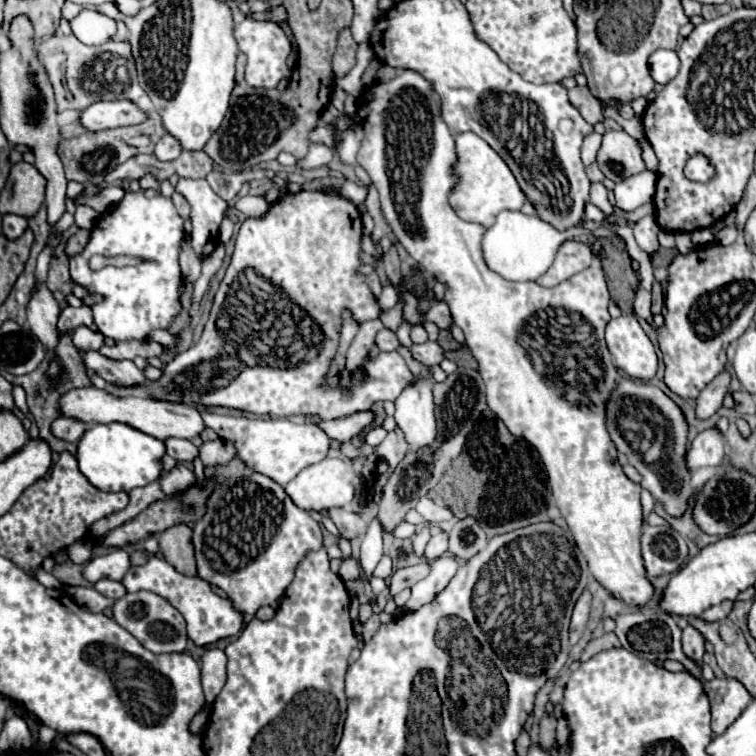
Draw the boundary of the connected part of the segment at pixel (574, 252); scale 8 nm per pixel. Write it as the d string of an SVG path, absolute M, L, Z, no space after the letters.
M565 241L559 247L559 253L557 253L553 265L547 269L545 275L541 275L537 279L537 283L543 287L555 287L561 281L573 277L575 273L587 269L591 265L591 261L593 261L593 253L587 243Z

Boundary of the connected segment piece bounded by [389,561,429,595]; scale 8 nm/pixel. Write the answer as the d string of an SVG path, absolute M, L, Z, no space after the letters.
M421 561L419 565L413 565L413 567L403 567L403 569L397 569L391 577L391 595L397 595L401 589L405 587L413 587L417 581L425 579L429 575L429 563L427 561Z

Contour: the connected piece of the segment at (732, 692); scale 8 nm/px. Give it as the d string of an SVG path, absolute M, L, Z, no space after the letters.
M737 679L703 681L703 687L711 701L711 729L715 735L721 735L753 699Z

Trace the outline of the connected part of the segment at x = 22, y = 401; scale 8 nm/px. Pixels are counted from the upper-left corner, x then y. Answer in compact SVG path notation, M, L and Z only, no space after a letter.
M14 386L13 396L15 406L19 408L25 414L25 416L28 416L29 411L26 403L26 393L24 389L21 386Z

